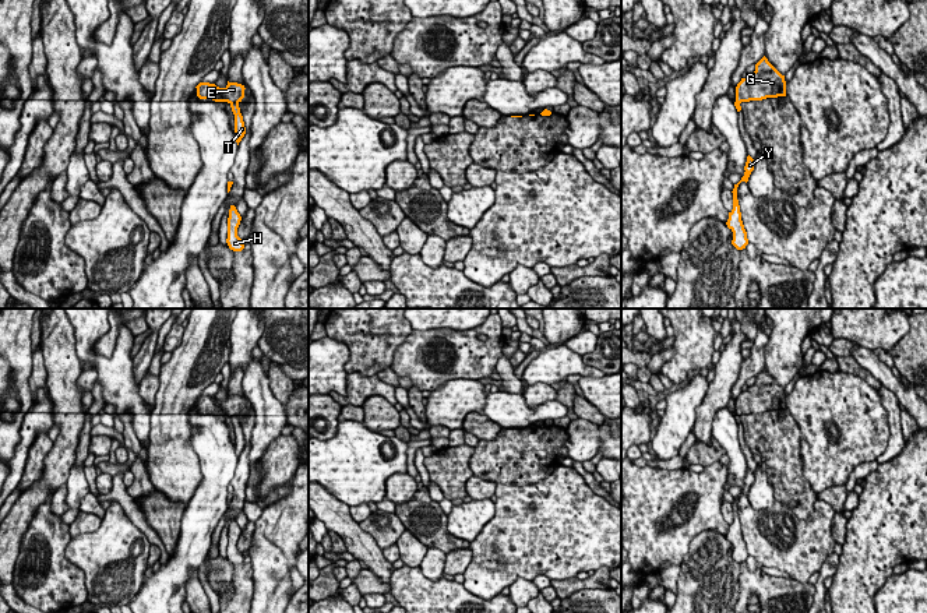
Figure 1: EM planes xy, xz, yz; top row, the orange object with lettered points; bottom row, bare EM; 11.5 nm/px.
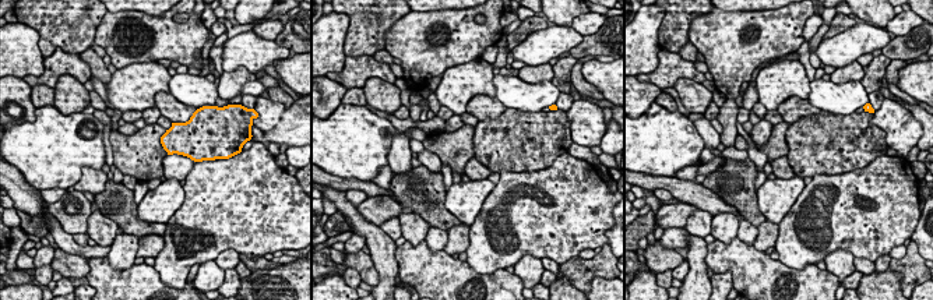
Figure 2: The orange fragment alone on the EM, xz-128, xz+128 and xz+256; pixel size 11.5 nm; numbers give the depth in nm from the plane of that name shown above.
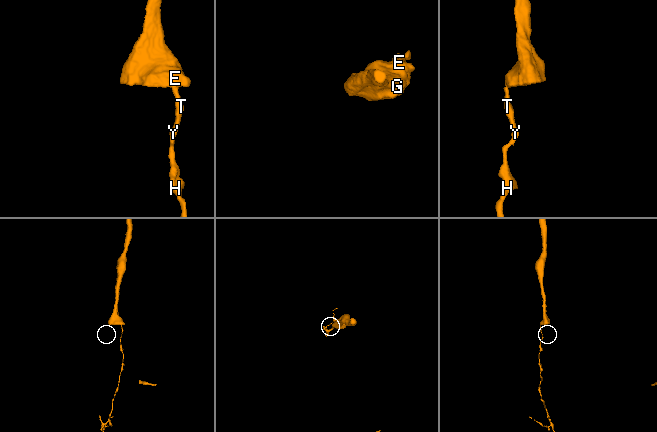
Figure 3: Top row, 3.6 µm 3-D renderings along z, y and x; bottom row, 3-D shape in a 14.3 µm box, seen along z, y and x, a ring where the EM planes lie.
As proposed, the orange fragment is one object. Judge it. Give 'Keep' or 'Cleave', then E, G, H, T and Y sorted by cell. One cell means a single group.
Cleave. Groups: E G / H T Y

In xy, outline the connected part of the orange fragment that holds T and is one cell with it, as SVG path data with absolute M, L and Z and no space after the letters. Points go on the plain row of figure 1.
M233 415L233 416L230 416L230 420L235 427L235 445L236 445L236 455L239 458L239 455L242 454L242 451L246 447L246 440L244 440L243 429L240 426L239 416Z

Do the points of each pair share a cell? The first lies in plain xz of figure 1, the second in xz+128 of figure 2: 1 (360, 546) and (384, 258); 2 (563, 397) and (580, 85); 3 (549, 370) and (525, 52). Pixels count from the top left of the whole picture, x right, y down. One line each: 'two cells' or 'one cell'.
1: one cell
2: two cells
3: one cell

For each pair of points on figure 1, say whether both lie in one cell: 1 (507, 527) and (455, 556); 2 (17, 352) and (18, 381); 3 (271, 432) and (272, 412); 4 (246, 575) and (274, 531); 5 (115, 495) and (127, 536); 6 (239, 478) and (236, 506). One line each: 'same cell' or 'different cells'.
1: different cells
2: same cell
3: same cell
4: different cells
5: different cells
6: same cell

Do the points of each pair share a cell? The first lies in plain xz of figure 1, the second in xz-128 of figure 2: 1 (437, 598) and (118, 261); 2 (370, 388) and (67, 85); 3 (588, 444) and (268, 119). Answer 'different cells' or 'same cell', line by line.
1: different cells
2: different cells
3: same cell

